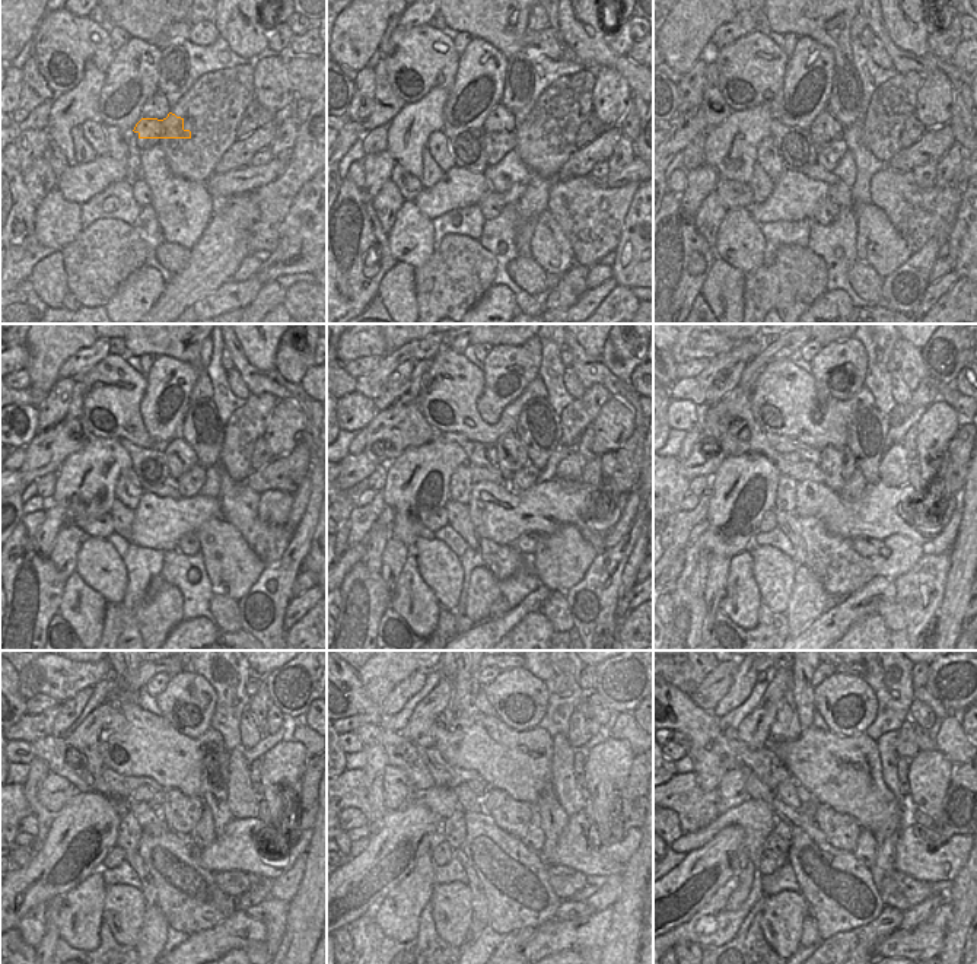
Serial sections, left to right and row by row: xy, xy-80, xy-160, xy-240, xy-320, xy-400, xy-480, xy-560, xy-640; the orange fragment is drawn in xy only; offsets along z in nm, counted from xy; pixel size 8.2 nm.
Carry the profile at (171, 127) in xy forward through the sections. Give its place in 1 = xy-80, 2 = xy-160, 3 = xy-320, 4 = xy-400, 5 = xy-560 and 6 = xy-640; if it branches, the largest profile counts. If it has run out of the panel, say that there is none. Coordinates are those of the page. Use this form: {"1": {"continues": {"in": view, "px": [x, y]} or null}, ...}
{"1": {"continues": {"in": "xy-80", "px": [497, 145]}}, "2": {"continues": {"in": "xy-160", "px": [827, 155]}}, "3": {"continues": {"in": "xy-320", "px": [527, 476]}}, "4": {"continues": {"in": "xy-400", "px": [852, 490]}}, "5": {"continues": {"in": "xy-560", "px": [534, 839]}}, "6": {"continues": {"in": "xy-640", "px": [866, 849]}}}

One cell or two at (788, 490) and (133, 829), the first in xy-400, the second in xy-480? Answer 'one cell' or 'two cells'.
one cell

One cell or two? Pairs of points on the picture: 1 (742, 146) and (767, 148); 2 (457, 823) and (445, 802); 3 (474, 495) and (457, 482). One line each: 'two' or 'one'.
1: two
2: two
3: two

